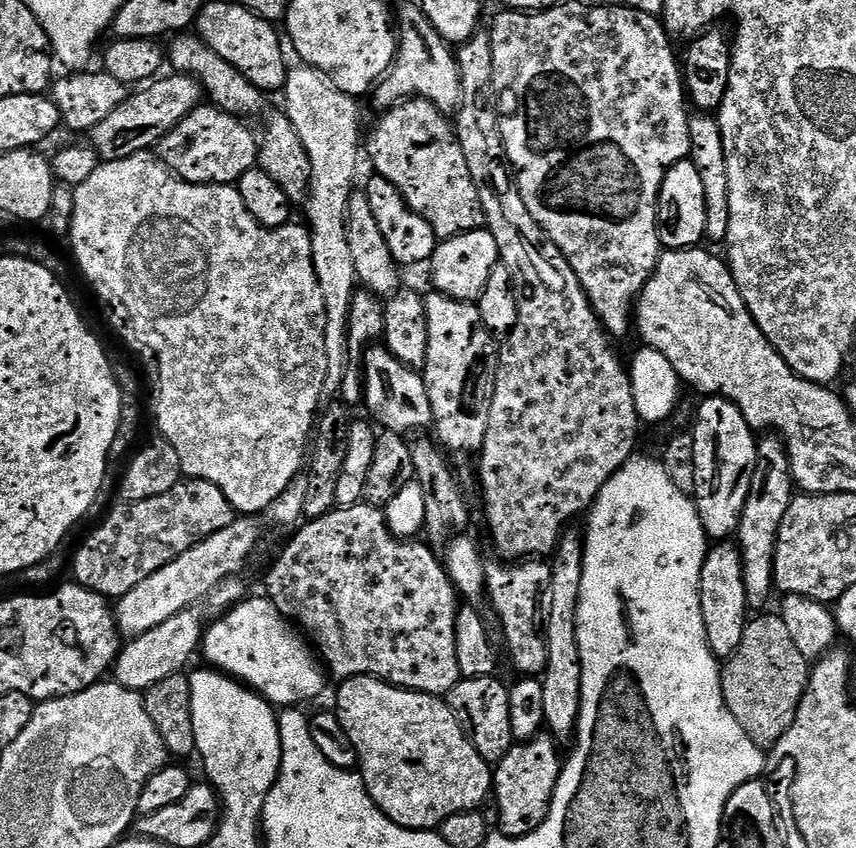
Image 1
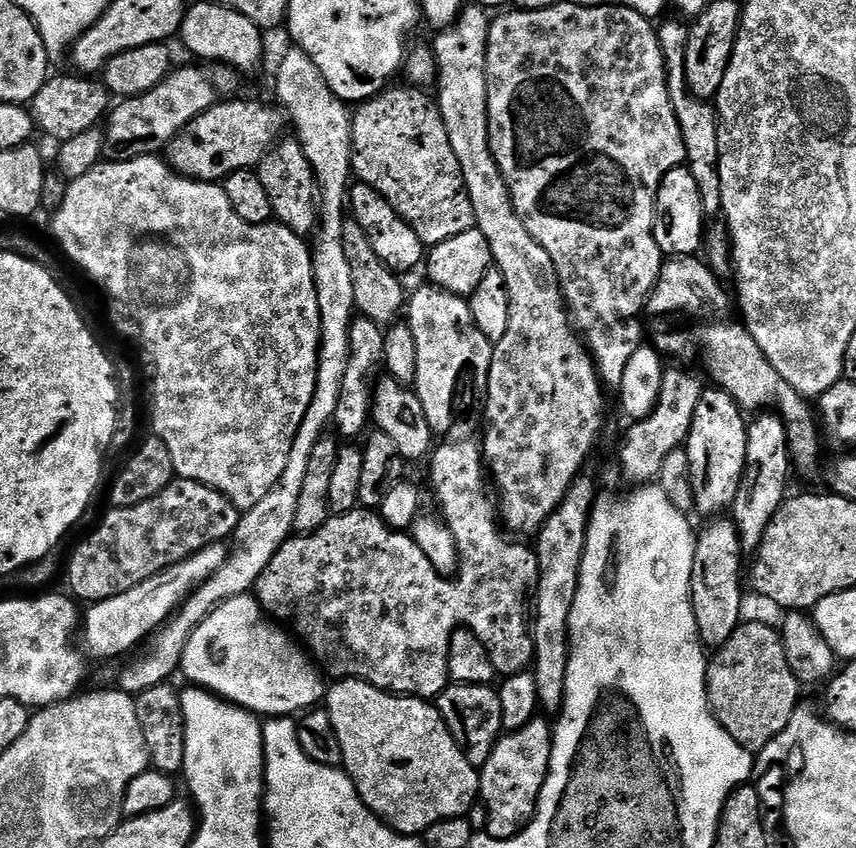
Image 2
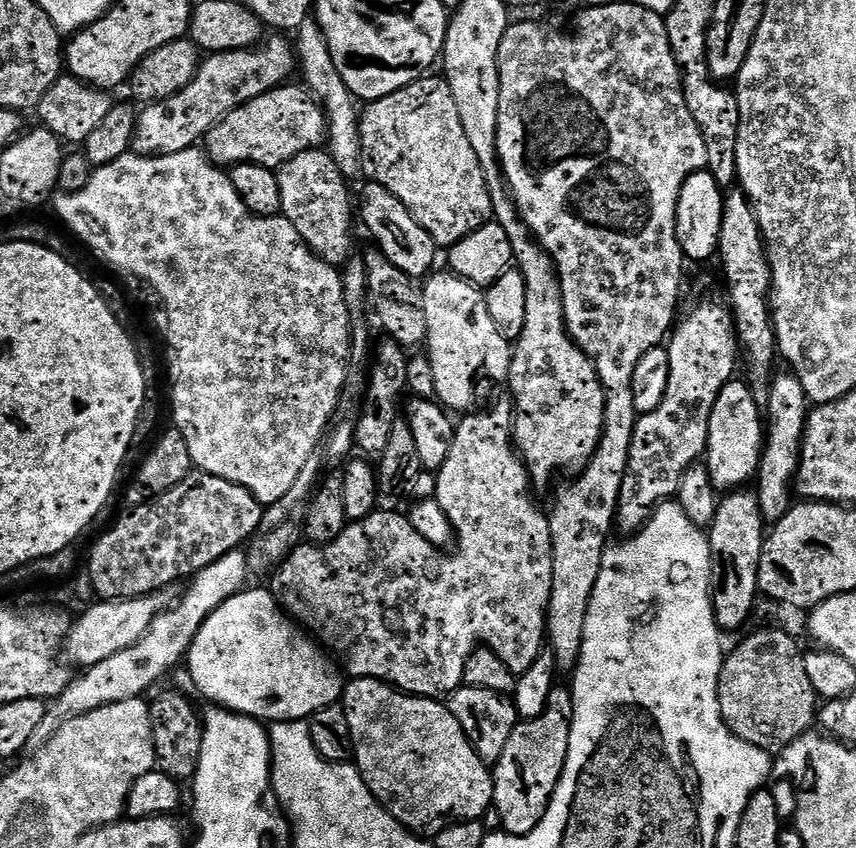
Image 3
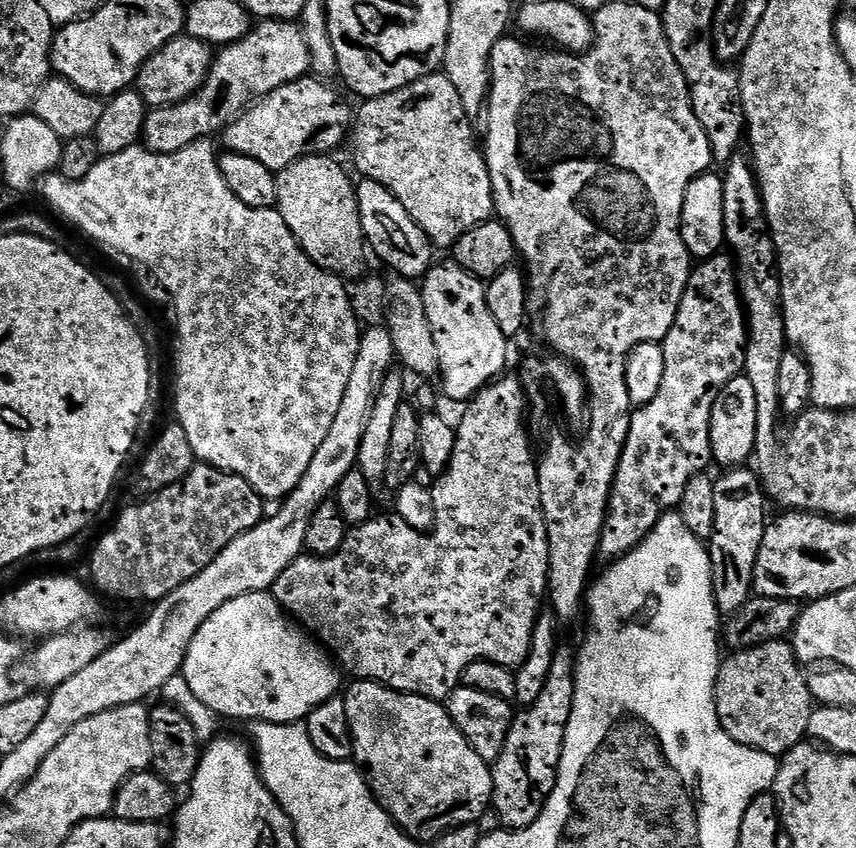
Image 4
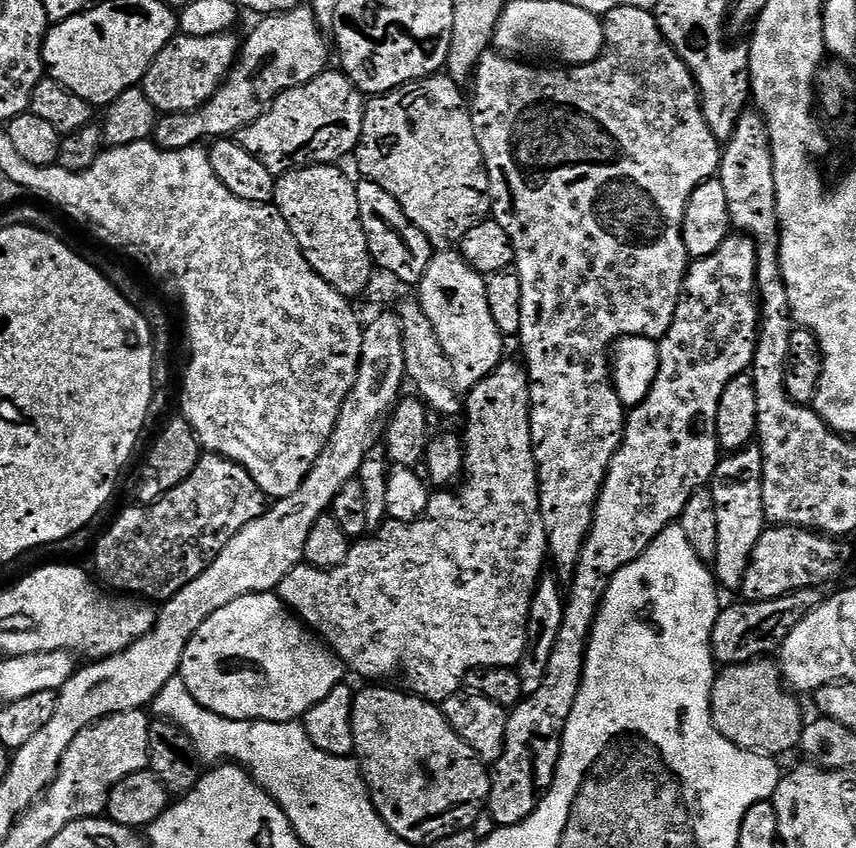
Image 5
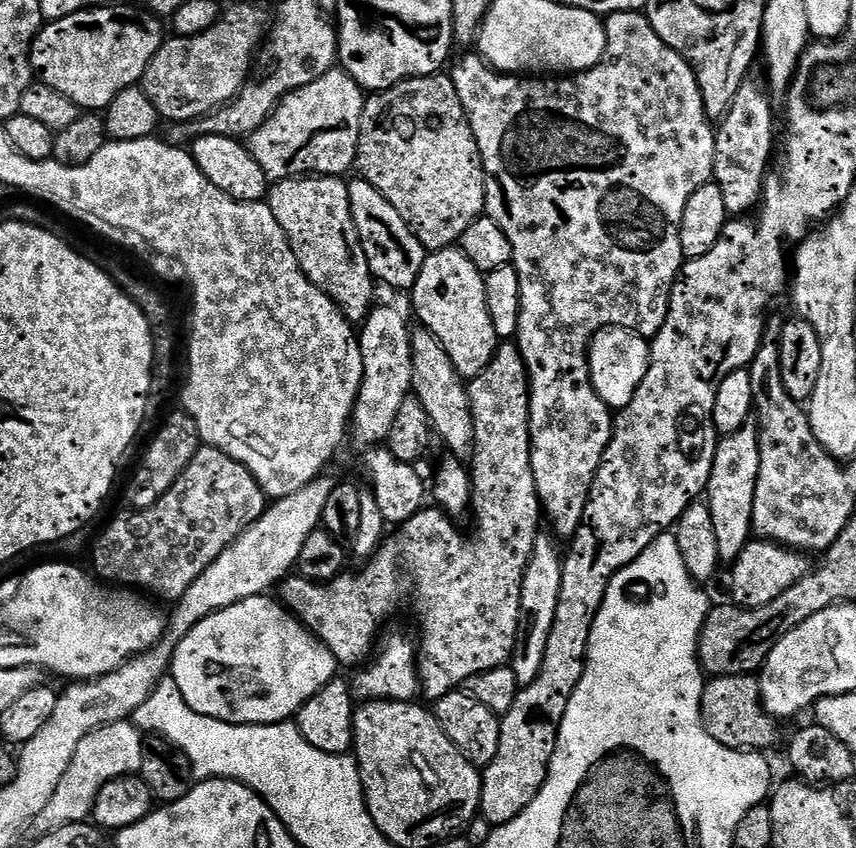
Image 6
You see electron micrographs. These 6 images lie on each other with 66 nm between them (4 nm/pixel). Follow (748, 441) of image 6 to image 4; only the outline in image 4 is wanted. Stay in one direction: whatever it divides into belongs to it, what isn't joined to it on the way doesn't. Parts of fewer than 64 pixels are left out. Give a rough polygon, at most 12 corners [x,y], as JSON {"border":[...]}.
{"border":[[751,467],[714,480],[712,589],[721,614],[753,595],[766,493]]}

